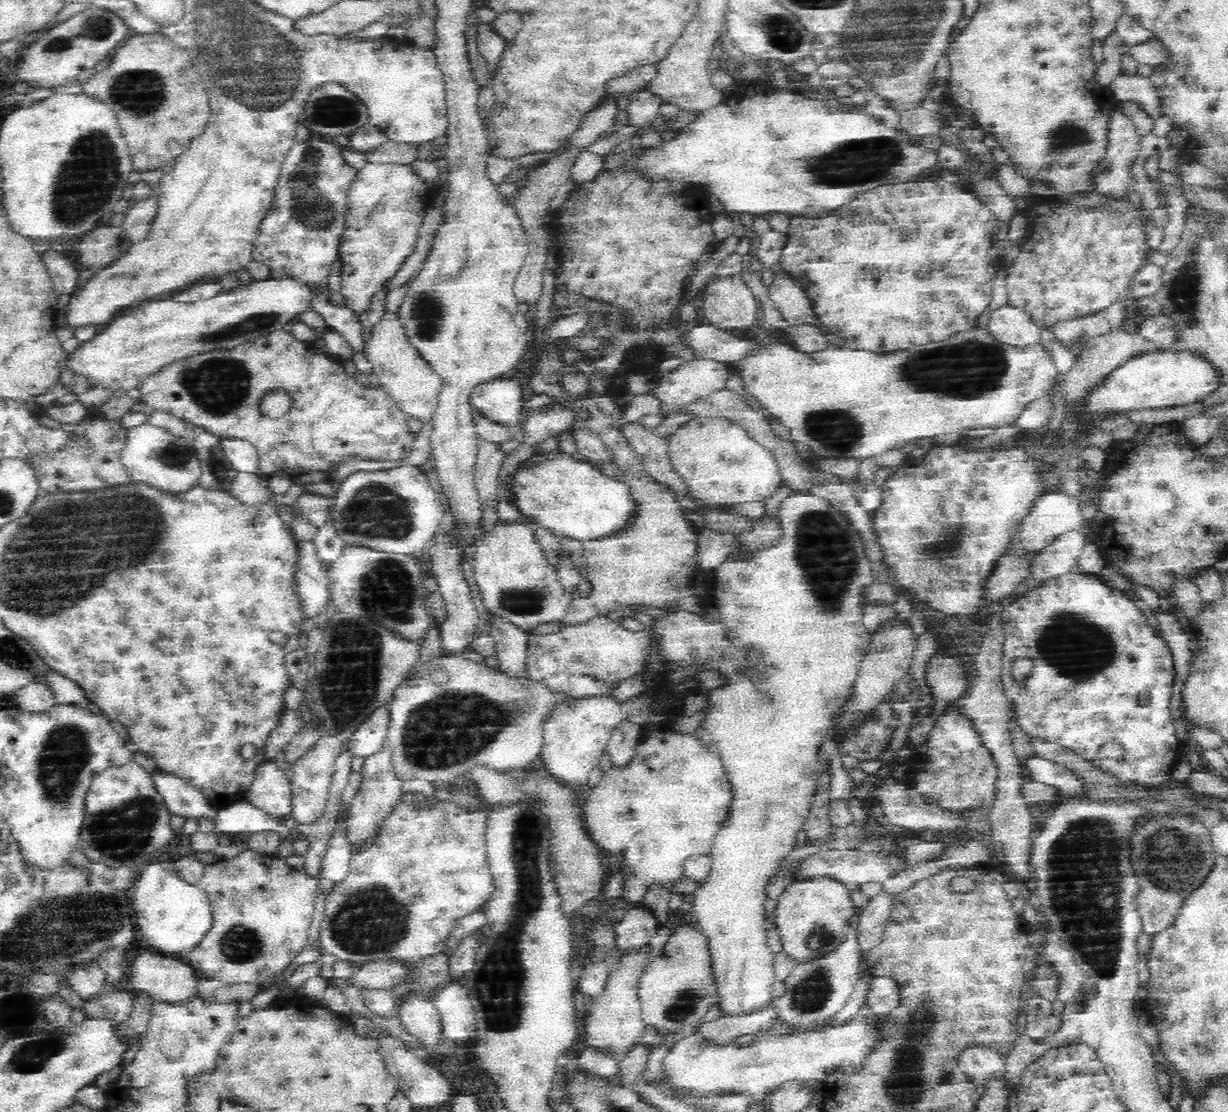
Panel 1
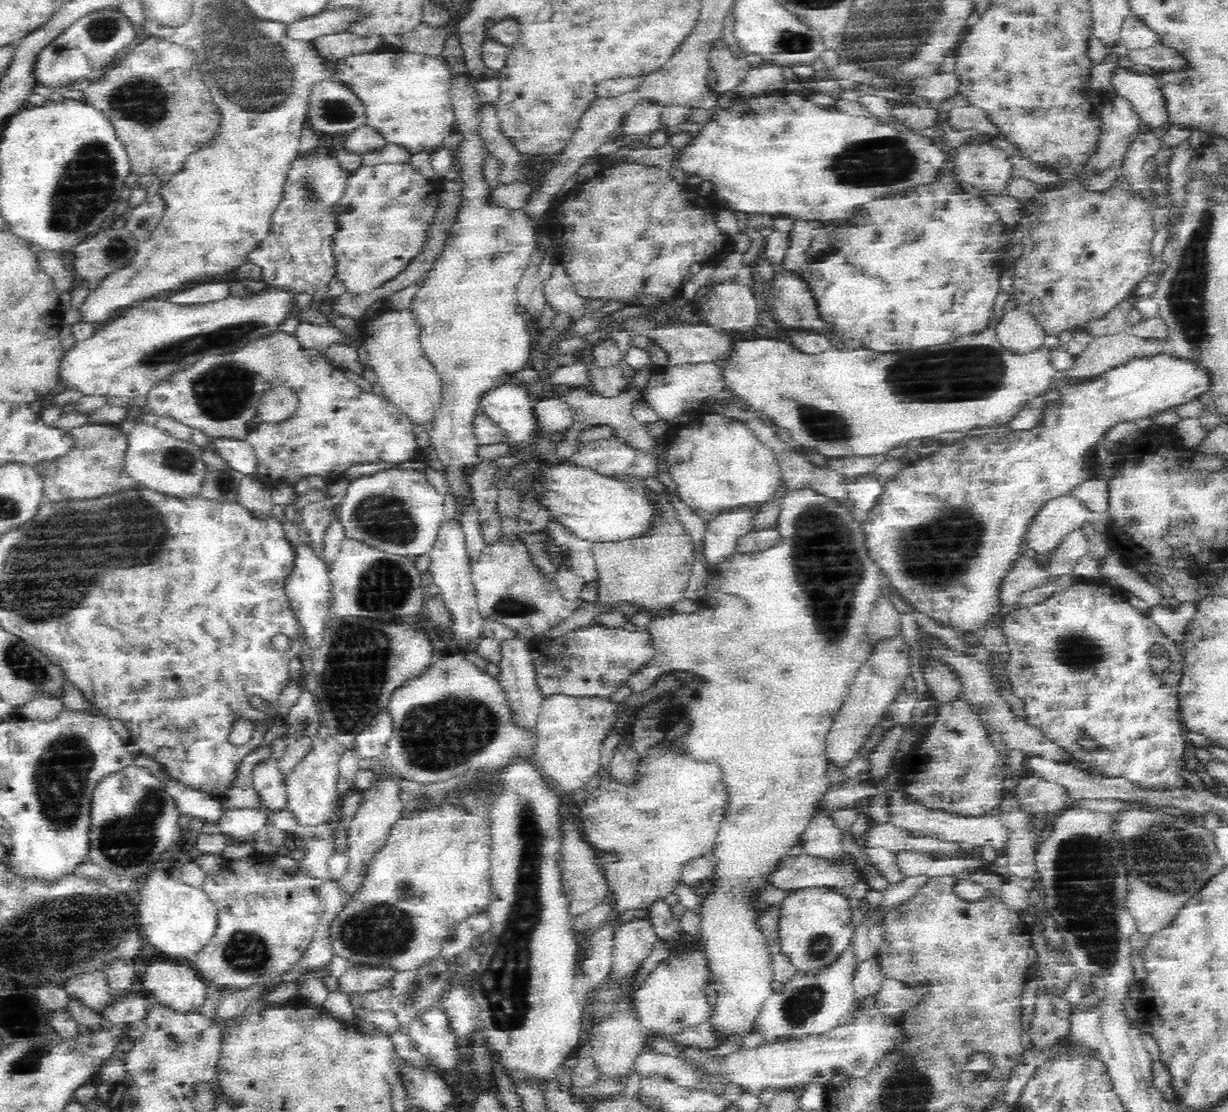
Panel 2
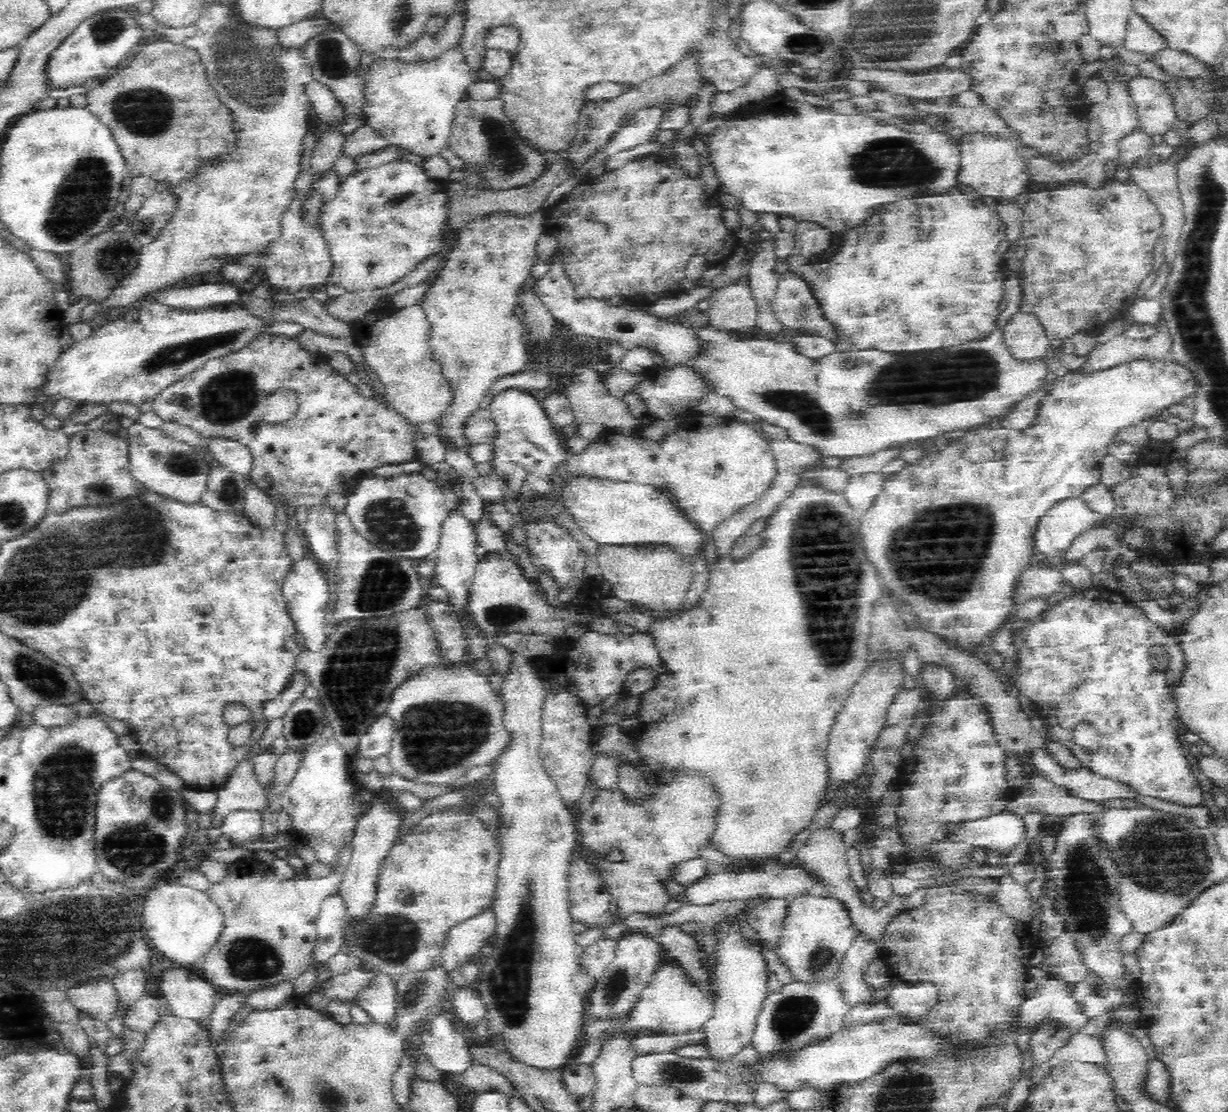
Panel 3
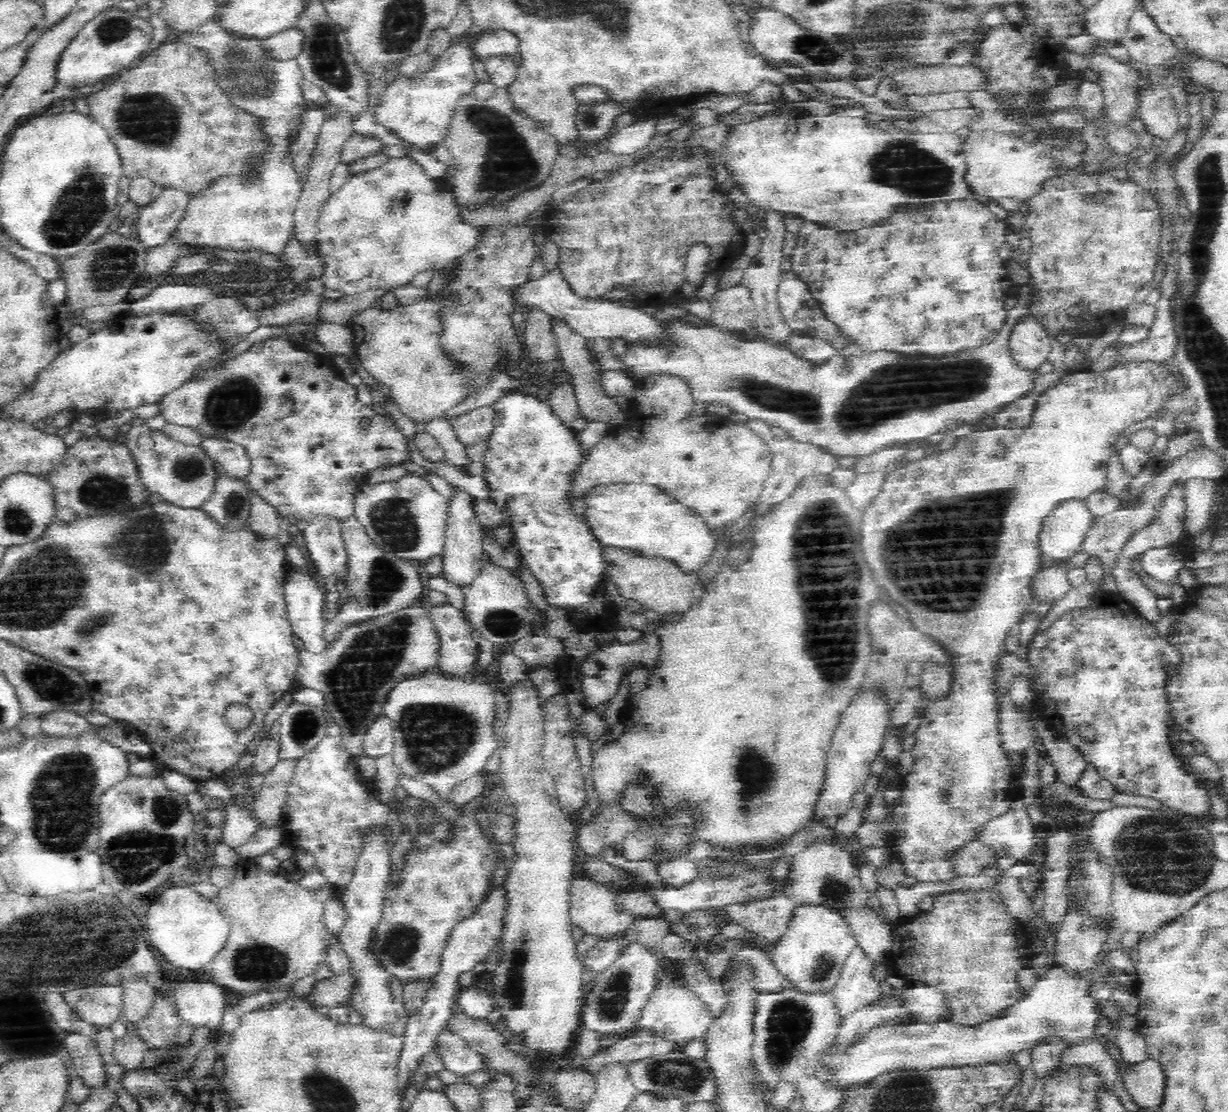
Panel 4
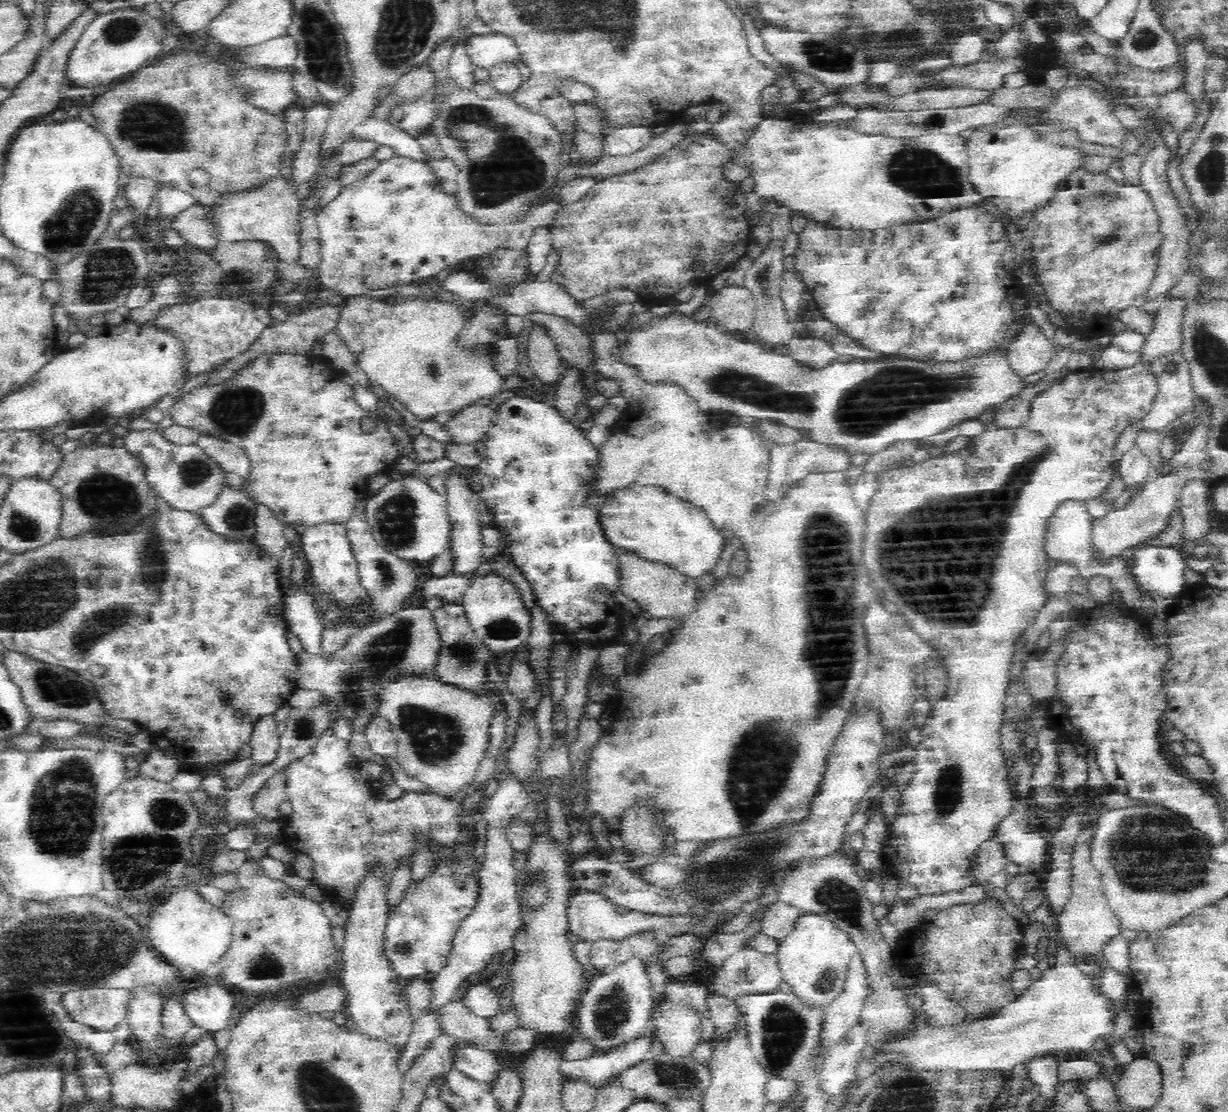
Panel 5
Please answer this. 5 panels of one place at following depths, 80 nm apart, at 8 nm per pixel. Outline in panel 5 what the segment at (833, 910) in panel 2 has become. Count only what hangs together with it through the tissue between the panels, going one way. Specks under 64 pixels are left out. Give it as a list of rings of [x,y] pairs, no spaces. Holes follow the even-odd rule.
[[[804,913],[796,919],[788,936],[781,938],[775,952],[782,981],[791,986],[792,992],[804,1003],[828,1004],[841,993],[850,959],[857,953],[857,946],[848,931],[820,913]]]

